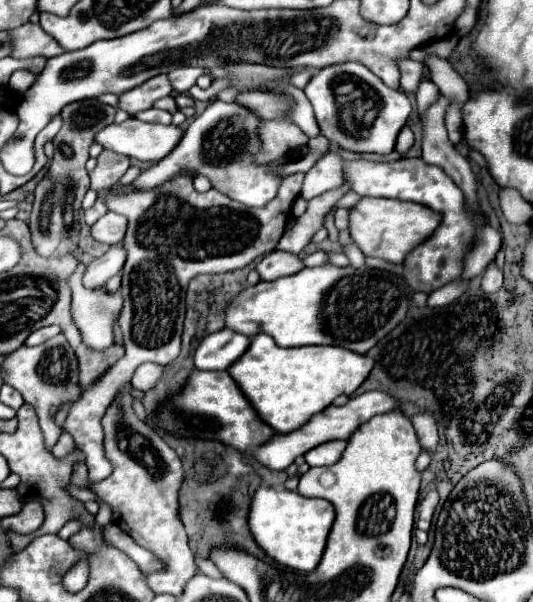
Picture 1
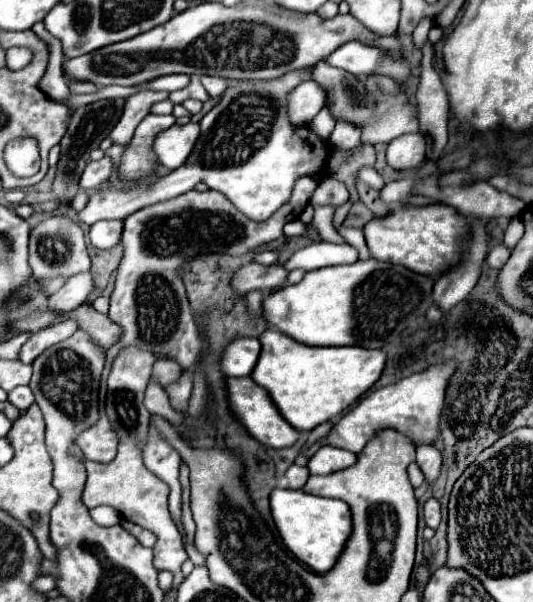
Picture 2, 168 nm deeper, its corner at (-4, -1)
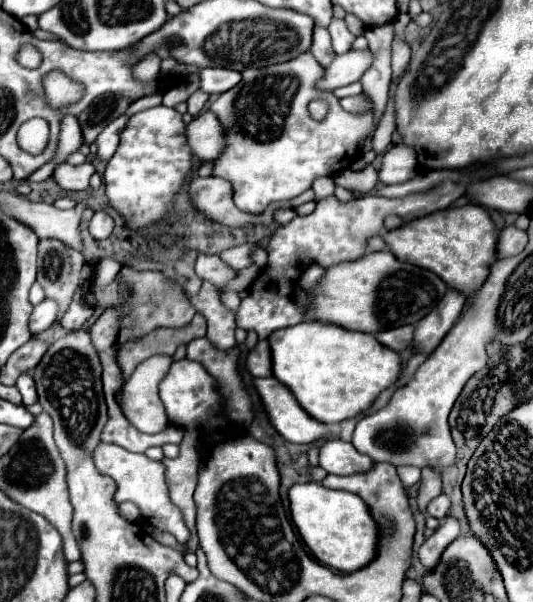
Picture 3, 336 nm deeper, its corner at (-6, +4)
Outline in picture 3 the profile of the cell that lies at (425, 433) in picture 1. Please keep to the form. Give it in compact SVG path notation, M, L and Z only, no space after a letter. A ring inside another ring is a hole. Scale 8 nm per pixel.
M423 469L421 477L421 489L419 489L419 509L425 511L427 503L441 493L441 473L437 469Z

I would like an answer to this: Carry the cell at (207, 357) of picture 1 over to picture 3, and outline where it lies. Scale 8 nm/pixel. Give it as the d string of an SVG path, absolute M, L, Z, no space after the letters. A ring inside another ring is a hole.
M263 339L259 341L245 357L245 369L253 377L269 377L271 375L271 351L269 343Z

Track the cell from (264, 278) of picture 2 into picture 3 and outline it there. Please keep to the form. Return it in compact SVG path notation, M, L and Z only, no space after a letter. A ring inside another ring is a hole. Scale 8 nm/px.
M199 255L195 261L195 275L201 277L203 281L213 283L217 289L223 289L229 281L237 277L237 271L231 269L217 255Z

